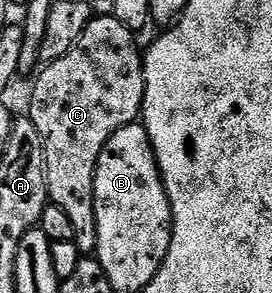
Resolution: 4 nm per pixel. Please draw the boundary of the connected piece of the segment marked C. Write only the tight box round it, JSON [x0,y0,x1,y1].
[30,17,144,257]

